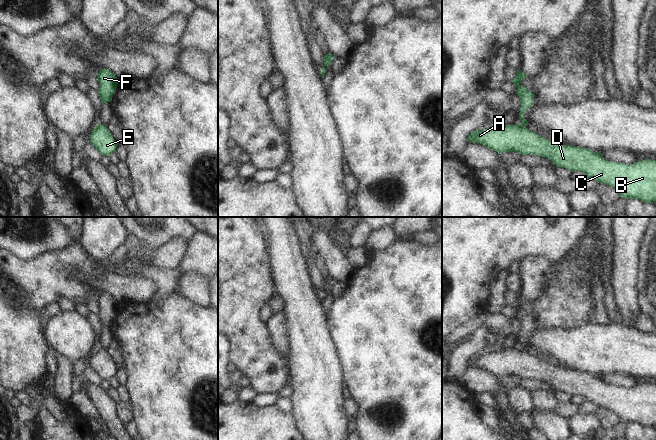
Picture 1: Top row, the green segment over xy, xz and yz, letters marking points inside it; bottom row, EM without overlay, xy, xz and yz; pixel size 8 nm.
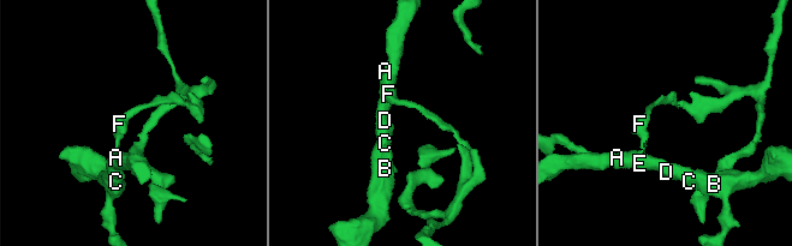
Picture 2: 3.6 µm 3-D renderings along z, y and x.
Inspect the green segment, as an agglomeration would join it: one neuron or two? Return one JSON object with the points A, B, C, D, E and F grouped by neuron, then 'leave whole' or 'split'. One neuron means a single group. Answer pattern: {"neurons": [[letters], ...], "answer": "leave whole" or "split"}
{"neurons": [["A", "B", "C", "D", "E"], ["F"]], "answer": "split"}

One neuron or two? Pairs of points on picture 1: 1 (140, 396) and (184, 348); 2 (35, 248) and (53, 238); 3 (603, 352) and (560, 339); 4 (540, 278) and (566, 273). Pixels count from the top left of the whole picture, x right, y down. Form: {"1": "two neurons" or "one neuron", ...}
{"1": "one neuron", "2": "one neuron", "3": "one neuron", "4": "two neurons"}

